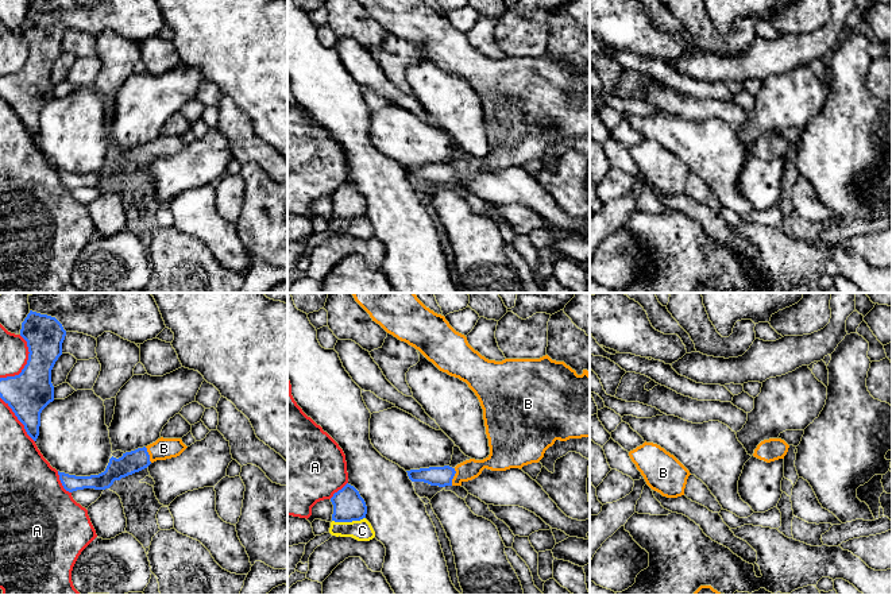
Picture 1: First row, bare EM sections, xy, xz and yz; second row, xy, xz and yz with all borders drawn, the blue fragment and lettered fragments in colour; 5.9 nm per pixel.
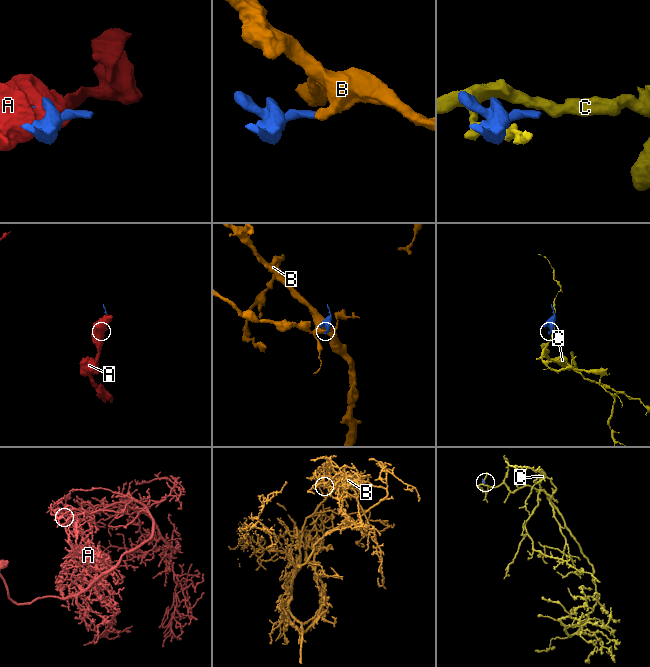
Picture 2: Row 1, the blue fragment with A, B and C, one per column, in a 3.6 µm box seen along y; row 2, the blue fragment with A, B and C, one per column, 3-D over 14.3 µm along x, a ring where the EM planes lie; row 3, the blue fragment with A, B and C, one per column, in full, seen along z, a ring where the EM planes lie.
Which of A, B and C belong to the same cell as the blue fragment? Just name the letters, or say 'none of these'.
B

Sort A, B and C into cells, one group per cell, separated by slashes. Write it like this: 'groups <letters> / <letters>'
groups A / B / C

